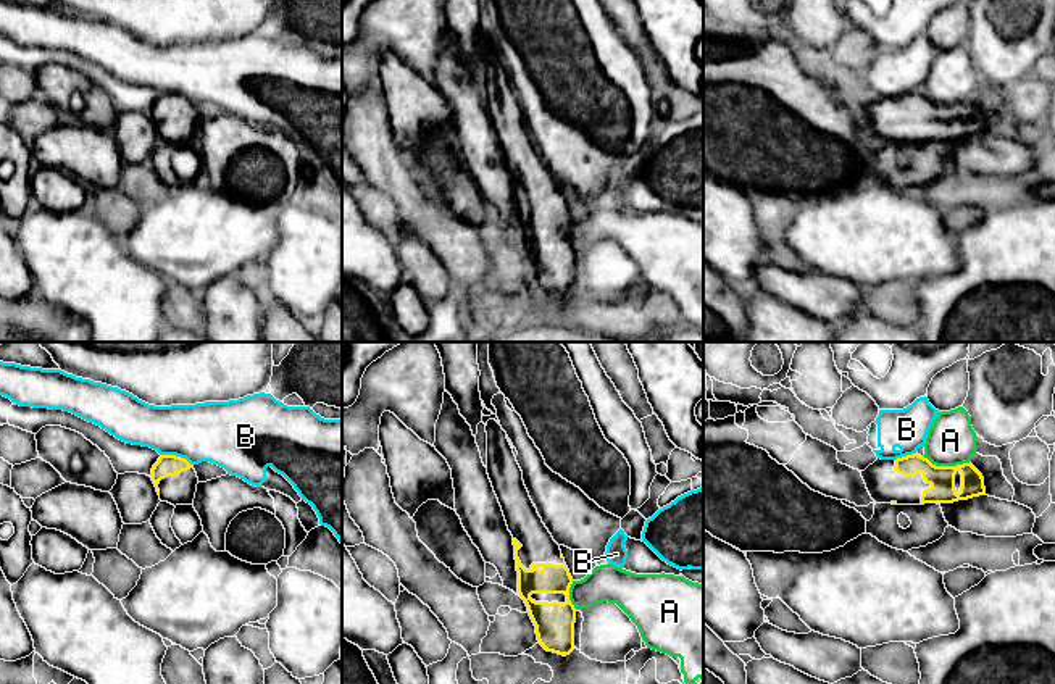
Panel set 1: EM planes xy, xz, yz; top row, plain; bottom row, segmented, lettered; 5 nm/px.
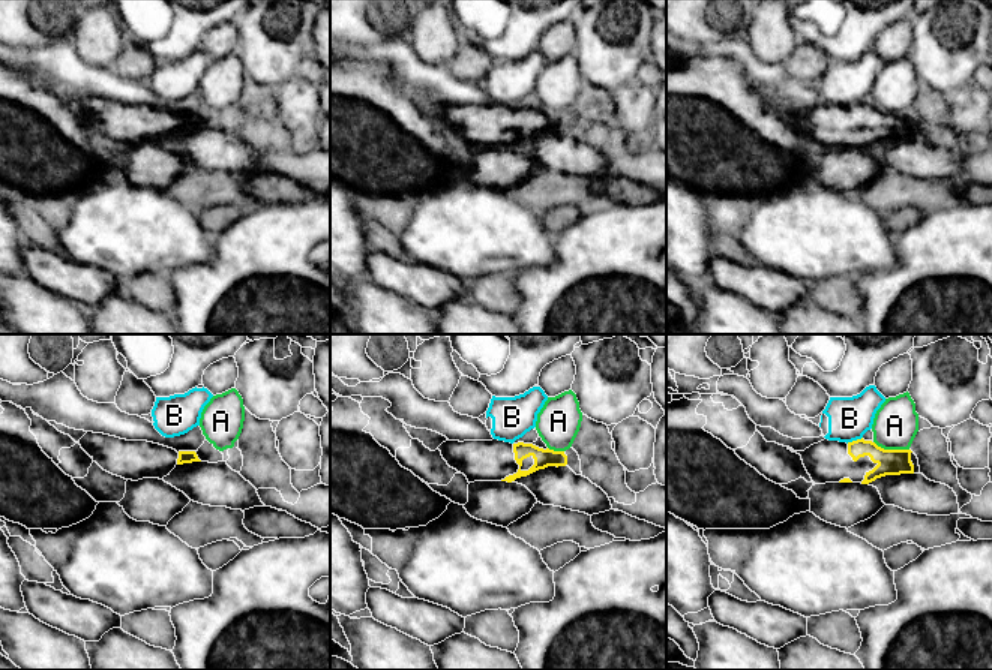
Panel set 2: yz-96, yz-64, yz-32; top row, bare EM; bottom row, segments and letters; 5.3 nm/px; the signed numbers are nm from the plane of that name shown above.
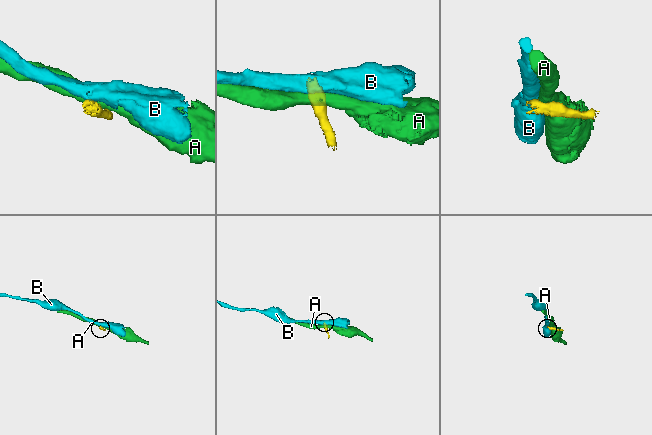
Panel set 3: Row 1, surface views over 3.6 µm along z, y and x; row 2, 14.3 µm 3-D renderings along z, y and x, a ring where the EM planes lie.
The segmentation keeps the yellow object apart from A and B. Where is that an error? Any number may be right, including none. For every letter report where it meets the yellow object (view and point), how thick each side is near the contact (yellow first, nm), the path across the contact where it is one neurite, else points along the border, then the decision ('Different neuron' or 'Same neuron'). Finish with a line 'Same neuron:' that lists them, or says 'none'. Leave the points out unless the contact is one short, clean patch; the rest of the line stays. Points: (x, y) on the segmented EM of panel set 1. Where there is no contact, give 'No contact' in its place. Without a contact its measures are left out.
A: Touches yellow at yz (946, 467). Thickness 130 nm (yellow) against 240 nm. Boundary: yz (923, 455), (936, 465), (968, 463). Different neuron
B: Touches yellow at xy (178, 457). Thickness 110 nm (yellow) against 320 nm. Boundary: xy (162, 454), (184, 457), (192, 465). Different neuron
Same neuron: none

